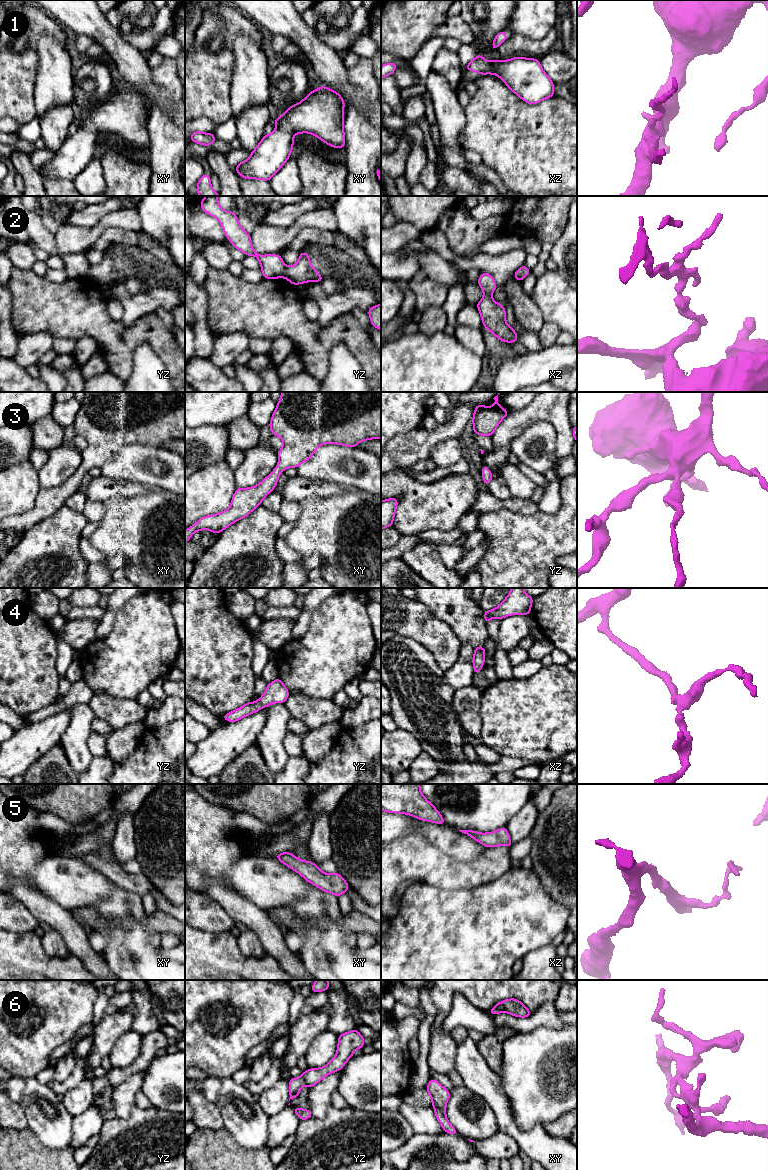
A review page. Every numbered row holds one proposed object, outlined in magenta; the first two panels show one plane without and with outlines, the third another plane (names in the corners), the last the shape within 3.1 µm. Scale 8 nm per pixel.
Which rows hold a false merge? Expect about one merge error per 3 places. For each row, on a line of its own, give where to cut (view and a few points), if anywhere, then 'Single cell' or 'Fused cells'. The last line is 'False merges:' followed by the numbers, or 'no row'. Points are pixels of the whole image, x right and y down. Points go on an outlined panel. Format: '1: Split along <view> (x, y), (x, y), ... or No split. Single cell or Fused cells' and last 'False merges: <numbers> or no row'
1: No split. Single cell
2: Split along yz (286, 266), (283, 276). Fused cells
3: No split. Single cell
4: No split. Single cell
5: No split. Single cell
6: No split. Single cell
False merges: 2

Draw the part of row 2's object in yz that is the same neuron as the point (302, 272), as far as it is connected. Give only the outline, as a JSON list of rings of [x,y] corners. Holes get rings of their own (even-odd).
[[[300,252],[299,260],[295,265],[286,266],[284,277],[293,285],[310,281],[320,283],[323,279],[323,276],[312,267],[307,252]]]

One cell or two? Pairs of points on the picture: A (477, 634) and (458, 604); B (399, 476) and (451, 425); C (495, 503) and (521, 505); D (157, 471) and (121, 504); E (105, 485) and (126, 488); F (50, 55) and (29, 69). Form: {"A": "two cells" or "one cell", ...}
{"A": "one cell", "B": "two cells", "C": "one cell", "D": "two cells", "E": "one cell", "F": "two cells"}

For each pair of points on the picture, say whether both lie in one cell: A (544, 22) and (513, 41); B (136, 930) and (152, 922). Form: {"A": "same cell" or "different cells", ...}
{"A": "different cells", "B": "different cells"}

